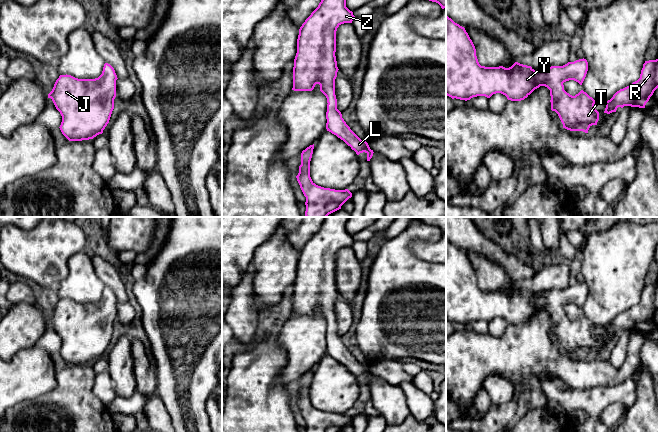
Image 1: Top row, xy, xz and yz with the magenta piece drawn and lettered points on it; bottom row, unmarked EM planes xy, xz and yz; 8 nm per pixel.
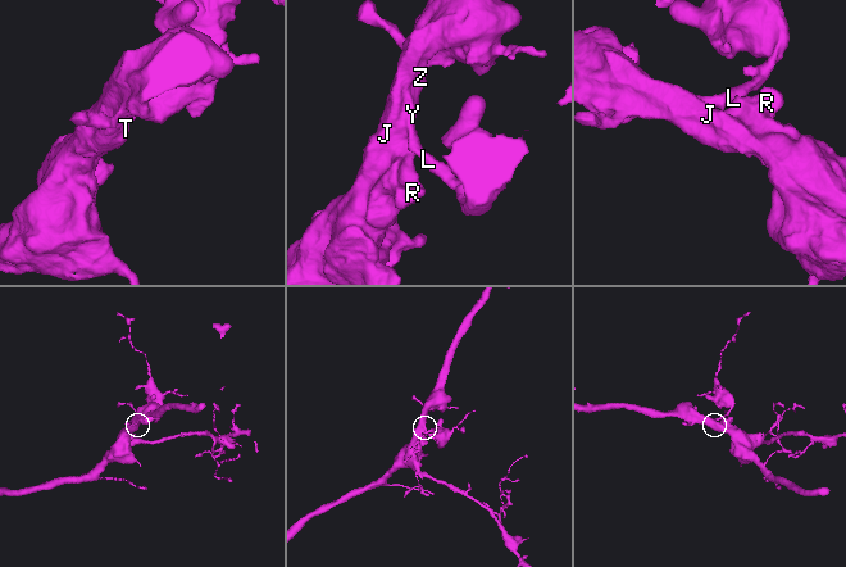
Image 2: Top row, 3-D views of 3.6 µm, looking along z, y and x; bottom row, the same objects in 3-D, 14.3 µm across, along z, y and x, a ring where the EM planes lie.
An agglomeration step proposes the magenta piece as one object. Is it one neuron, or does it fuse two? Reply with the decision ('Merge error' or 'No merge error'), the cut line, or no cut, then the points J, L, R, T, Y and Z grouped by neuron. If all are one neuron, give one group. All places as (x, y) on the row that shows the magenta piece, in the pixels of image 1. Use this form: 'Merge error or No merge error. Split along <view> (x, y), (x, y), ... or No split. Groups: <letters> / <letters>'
No merge error. No split. Groups: J L R T Y Z

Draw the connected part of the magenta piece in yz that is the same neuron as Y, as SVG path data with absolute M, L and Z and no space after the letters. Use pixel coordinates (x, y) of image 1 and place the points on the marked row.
M446 15L446 95L452 99L467 101L477 96L490 98L493 94L501 93L508 100L521 101L535 89L545 86L550 90L551 110L558 114L563 128L588 133L589 128L597 125L599 120L599 112L594 108L597 102L583 90L572 96L564 90L563 85L569 80L574 80L582 85L587 71L588 62L584 58L568 62L563 66L551 66L538 71L518 62L509 68L481 66L476 56L475 46L465 28Z

